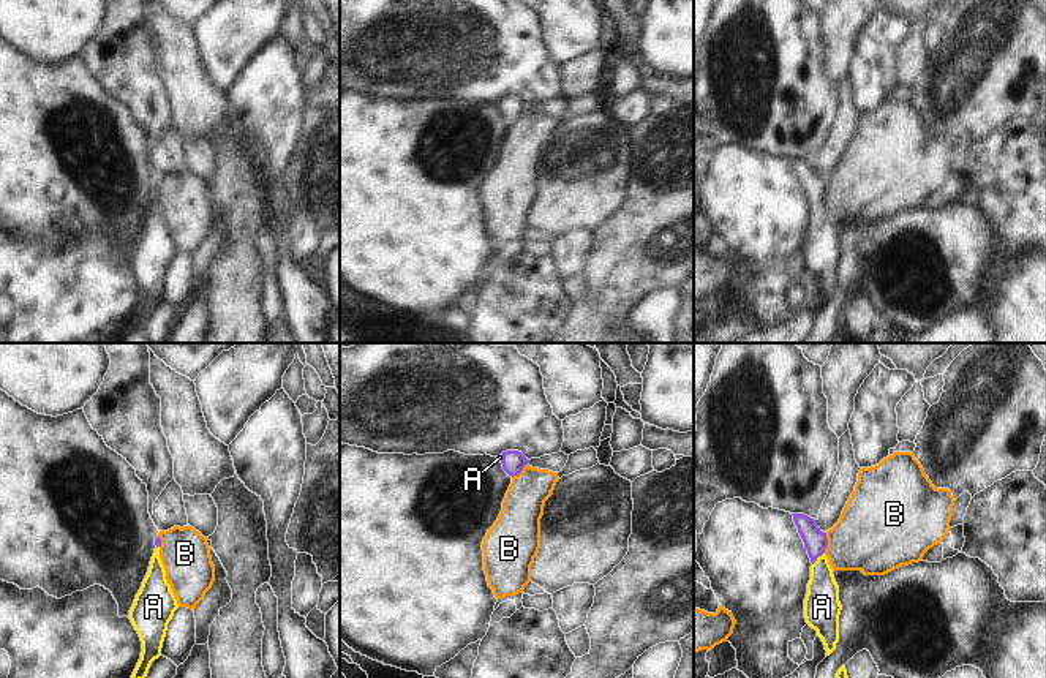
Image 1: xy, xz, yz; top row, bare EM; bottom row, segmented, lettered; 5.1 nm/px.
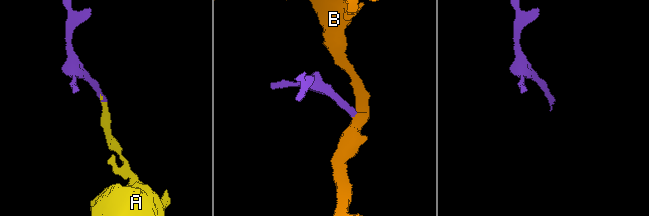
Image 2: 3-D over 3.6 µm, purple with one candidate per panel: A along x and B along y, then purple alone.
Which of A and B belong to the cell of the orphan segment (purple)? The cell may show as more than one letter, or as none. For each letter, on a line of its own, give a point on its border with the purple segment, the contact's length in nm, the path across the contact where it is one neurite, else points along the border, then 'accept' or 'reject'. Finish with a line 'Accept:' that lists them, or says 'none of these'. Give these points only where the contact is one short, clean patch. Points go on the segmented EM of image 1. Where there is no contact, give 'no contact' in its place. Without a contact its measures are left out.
A: yz (817, 557) | 90 nm | across yz (816, 541), (817, 557), (822, 577), (822, 606) | accept
B: yz (827, 542) | 110 nm | along yz (827, 533), (824, 552) | reject
Accept: A

